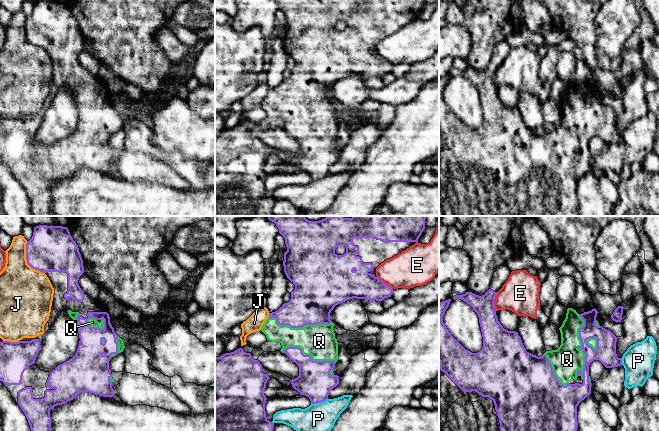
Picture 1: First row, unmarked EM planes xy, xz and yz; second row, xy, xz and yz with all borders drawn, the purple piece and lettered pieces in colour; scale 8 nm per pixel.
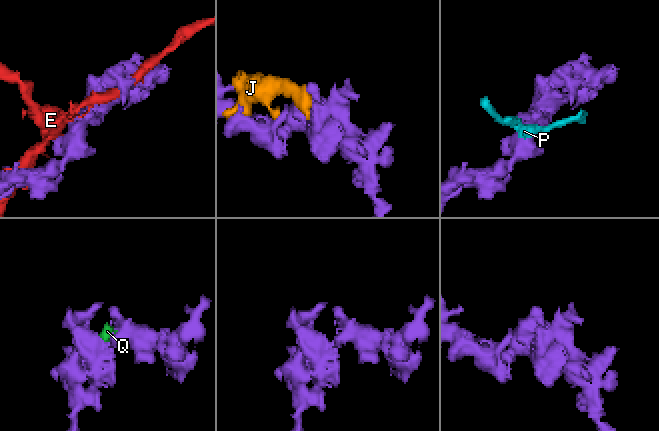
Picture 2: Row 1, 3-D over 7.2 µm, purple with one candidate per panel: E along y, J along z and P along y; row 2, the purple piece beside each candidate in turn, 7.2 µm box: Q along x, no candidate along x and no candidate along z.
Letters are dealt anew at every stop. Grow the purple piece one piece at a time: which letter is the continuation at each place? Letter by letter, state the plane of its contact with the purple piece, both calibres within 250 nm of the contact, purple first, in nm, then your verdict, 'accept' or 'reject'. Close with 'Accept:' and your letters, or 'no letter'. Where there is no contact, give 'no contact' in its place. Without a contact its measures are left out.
E: contact in yz; calibres 180 and 300 nm; reject
J: contact in xy; calibres 360 and 400 nm; reject
P: contact in xz; calibres 280 and 260 nm; reject
Q: contact in yz; calibres 160 and 240 nm; accept
Accept: Q

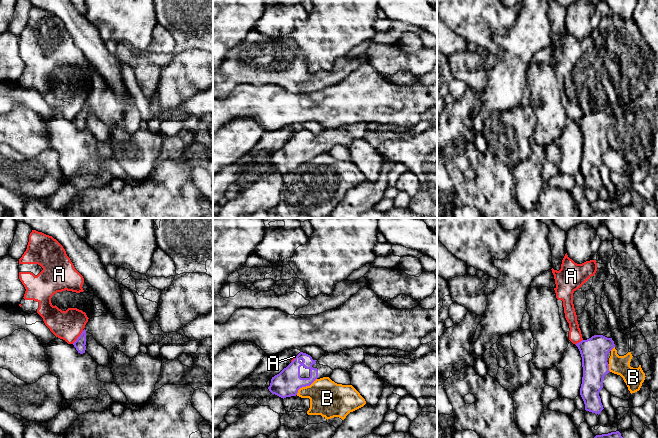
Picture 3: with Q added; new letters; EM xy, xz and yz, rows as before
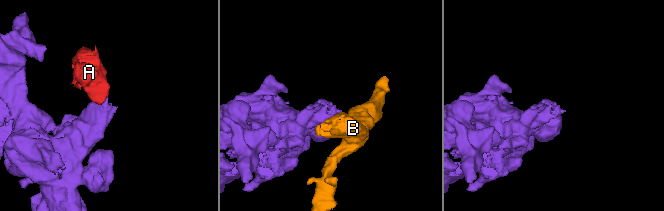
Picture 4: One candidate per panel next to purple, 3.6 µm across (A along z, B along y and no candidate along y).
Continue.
A: contact in xy; calibres 90 and 240 nm; reject
B: contact in xz; calibres 200 and 280 nm; reject
Accept: no letter

